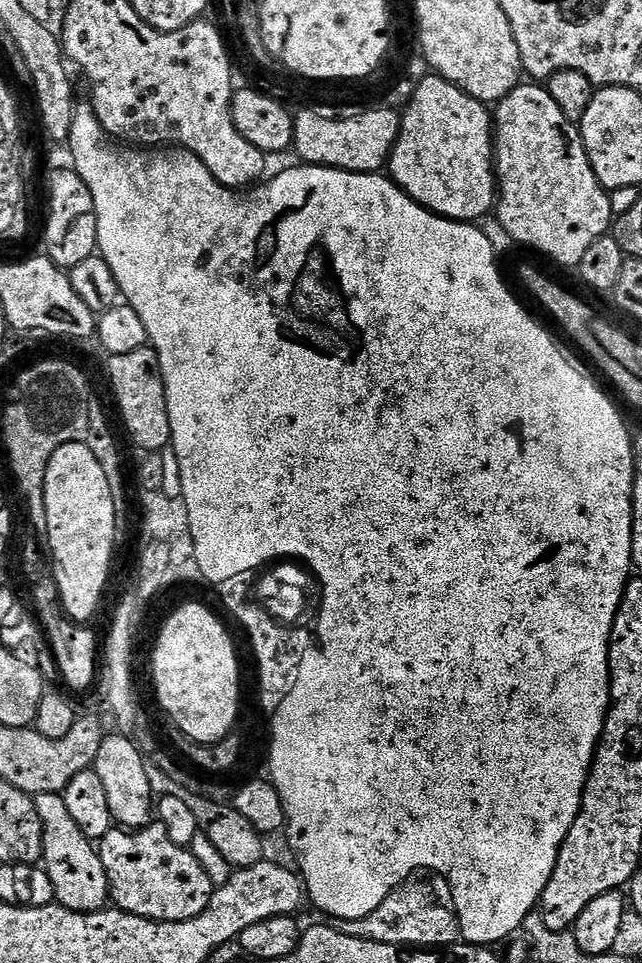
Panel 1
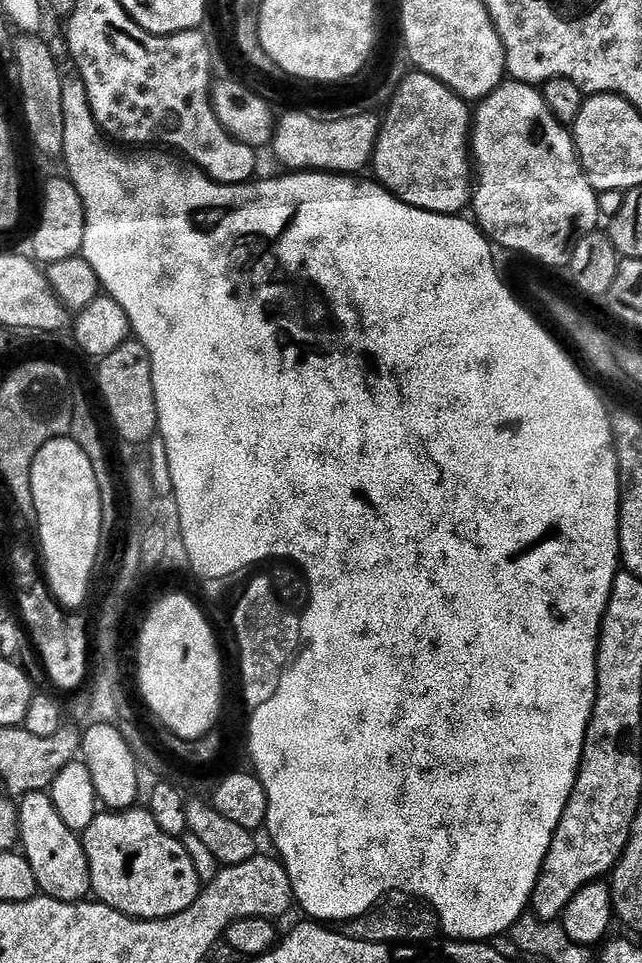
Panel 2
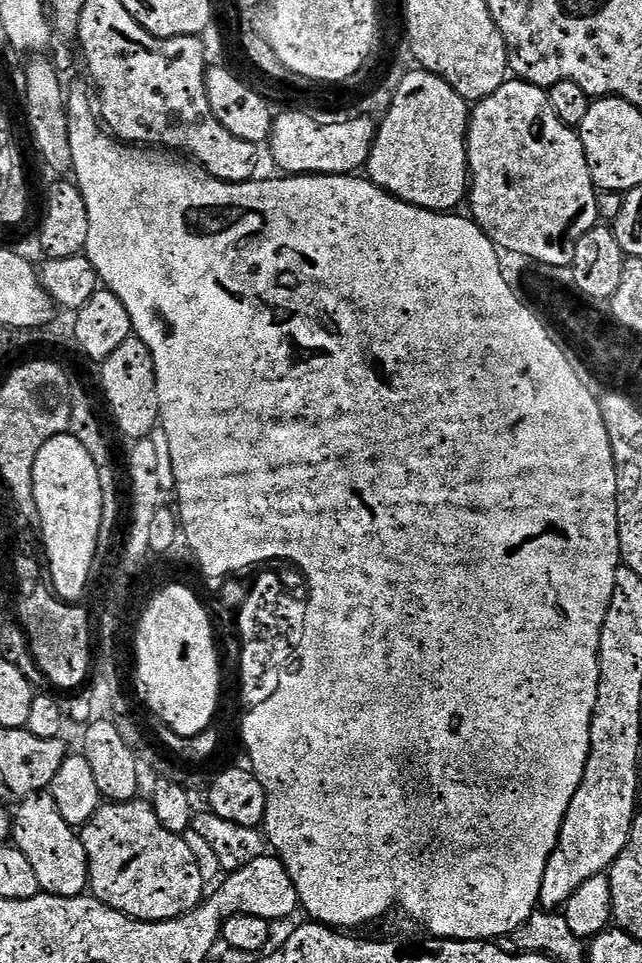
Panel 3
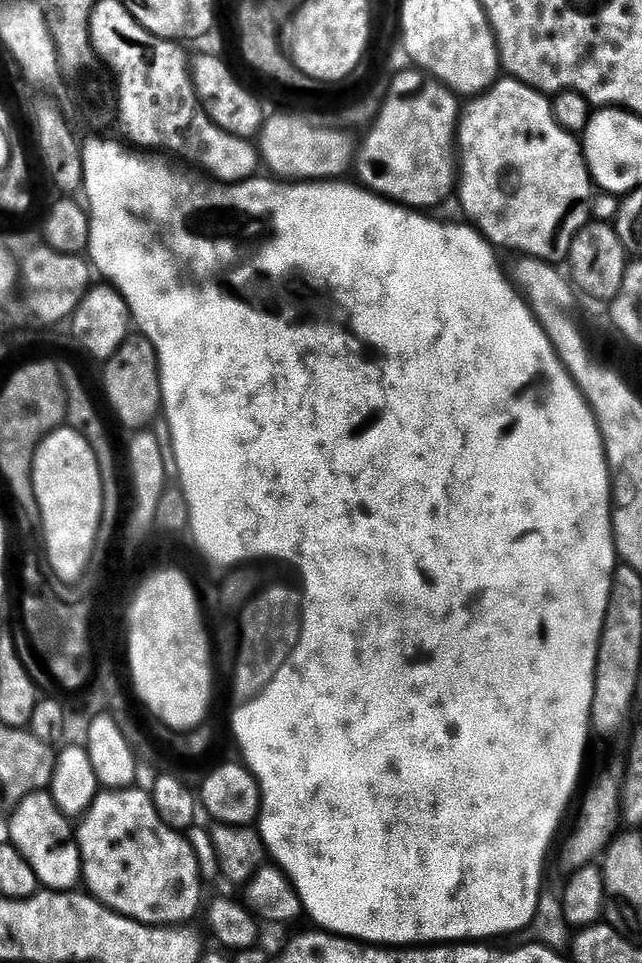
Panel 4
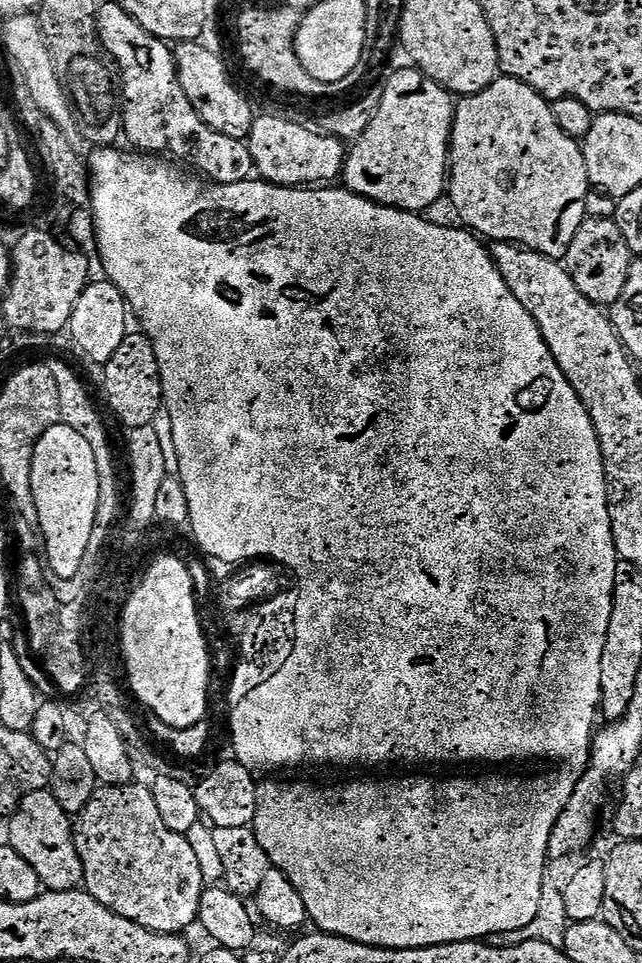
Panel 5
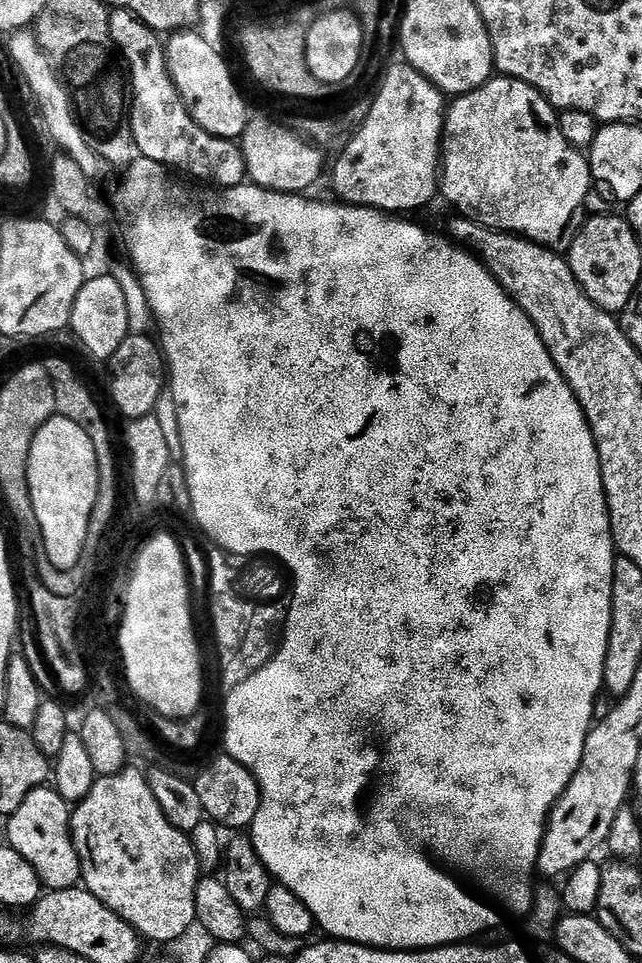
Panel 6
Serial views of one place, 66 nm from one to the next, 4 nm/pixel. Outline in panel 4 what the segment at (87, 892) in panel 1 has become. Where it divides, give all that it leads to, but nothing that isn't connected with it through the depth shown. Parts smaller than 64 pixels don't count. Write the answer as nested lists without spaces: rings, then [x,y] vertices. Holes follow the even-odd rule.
[[[51,791],[30,794],[22,803],[11,809],[12,821],[8,824],[10,842],[30,862],[36,877],[45,889],[67,892],[82,880],[80,845],[76,843],[74,828],[54,802]]]

